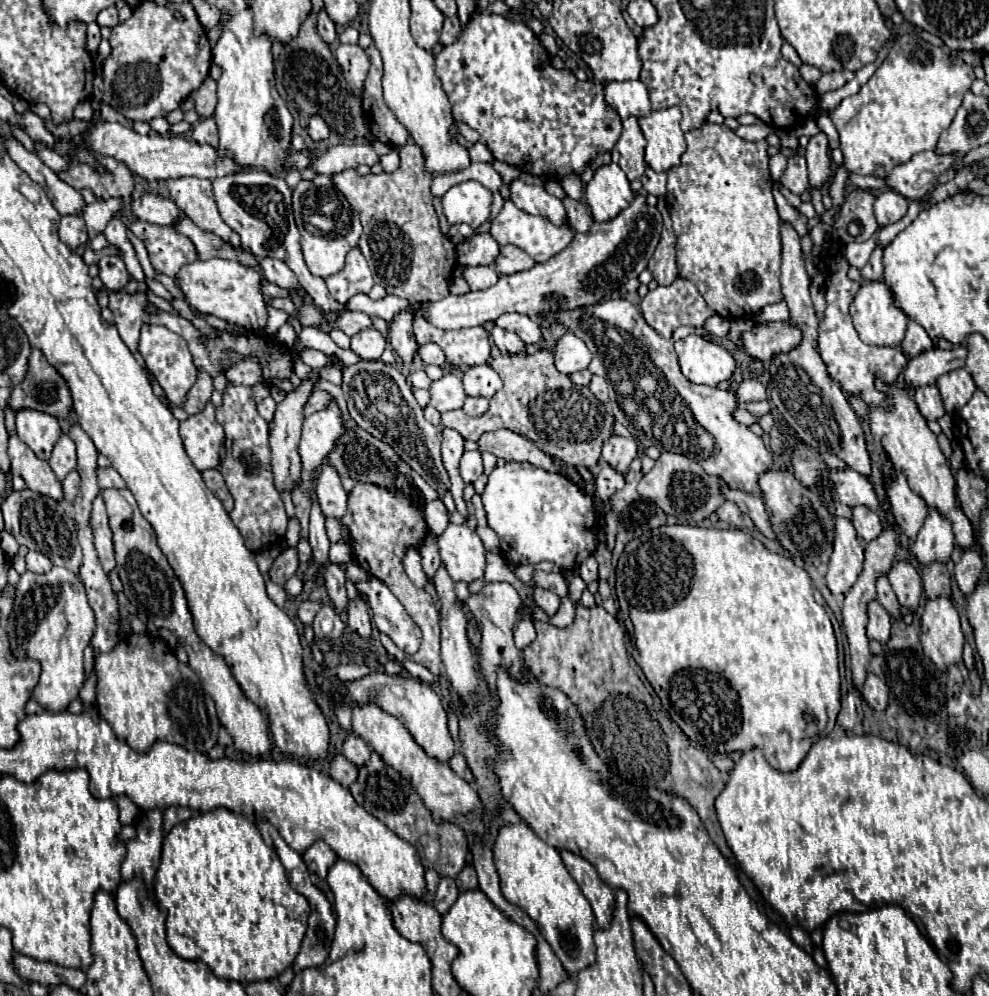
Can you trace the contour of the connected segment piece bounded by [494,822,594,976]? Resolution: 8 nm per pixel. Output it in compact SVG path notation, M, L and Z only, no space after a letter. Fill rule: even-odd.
M504 824L494 842L494 864L500 876L500 888L508 902L522 908L538 926L544 940L552 946L570 976L594 962L594 914L590 902L568 874L556 848L542 842L526 824Z

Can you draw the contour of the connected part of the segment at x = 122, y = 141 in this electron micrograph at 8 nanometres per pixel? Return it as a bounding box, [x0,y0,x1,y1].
[88,122,252,180]

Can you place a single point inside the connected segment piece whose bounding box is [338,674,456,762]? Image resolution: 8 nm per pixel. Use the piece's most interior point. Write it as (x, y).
(415, 704)

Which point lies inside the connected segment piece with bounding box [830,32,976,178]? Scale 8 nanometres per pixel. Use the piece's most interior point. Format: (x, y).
(912, 98)

